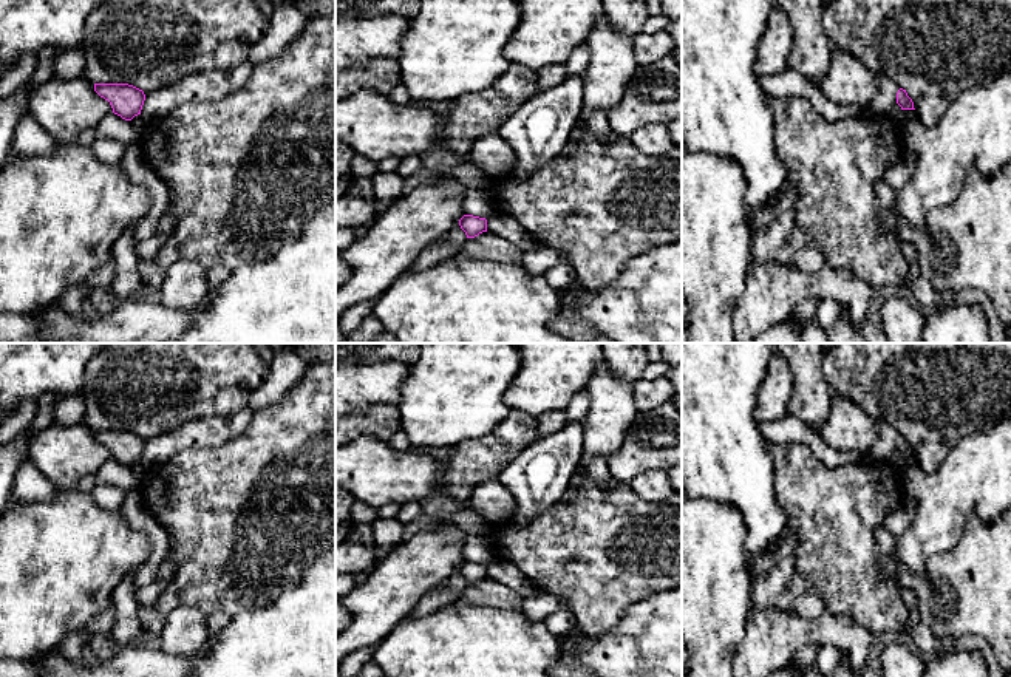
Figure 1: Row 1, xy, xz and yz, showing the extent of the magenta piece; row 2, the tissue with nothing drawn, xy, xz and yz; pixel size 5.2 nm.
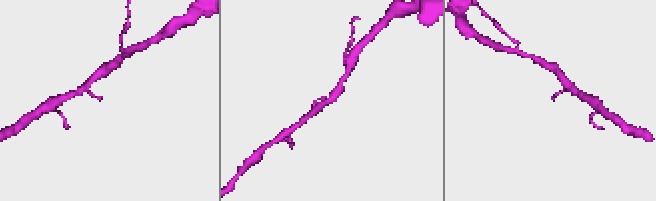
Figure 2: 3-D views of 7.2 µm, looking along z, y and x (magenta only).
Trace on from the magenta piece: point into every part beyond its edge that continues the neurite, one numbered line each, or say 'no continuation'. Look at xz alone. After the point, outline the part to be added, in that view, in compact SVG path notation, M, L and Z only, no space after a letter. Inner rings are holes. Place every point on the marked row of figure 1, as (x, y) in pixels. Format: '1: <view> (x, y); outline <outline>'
no continuation

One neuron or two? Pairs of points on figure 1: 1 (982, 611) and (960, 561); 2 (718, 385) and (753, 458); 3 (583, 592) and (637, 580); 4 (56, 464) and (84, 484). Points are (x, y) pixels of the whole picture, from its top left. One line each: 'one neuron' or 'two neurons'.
1: one neuron
2: one neuron
3: one neuron
4: two neurons

